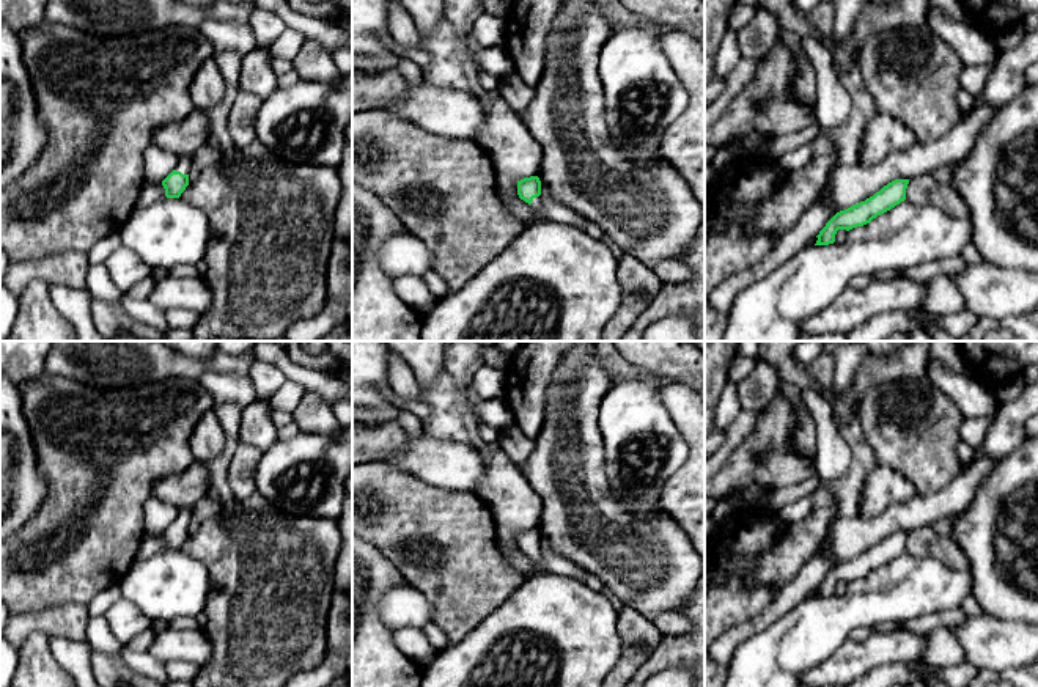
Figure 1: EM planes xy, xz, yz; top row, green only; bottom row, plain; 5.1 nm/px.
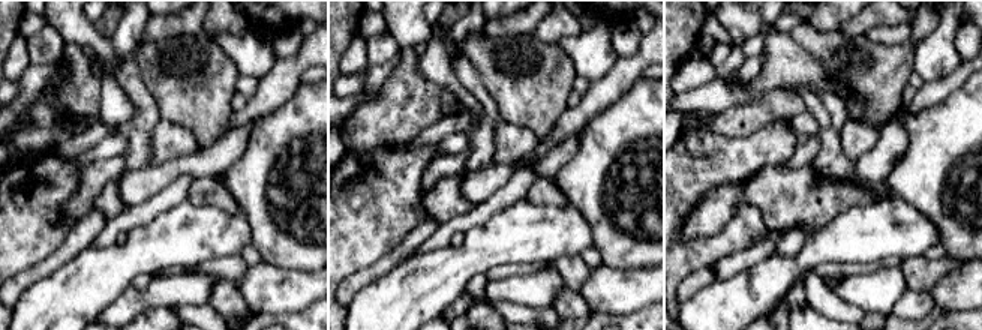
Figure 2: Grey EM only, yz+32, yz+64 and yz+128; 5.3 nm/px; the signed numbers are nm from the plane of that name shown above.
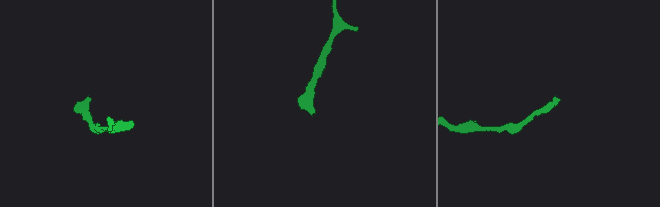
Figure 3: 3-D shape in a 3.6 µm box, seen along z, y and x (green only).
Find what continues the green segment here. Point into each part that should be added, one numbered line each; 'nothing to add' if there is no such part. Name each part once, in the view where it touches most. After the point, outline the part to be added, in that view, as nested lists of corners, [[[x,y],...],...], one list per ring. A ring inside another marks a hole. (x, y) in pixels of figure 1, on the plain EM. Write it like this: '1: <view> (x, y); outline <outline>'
1: xy (184, 516); outline [[[192,508],[179,509],[178,517],[175,519],[176,524],[182,527],[189,527],[192,520]]]

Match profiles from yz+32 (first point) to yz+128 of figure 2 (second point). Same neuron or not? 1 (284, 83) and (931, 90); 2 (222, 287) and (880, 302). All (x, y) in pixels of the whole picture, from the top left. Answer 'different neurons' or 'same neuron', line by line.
1: same neuron
2: different neurons

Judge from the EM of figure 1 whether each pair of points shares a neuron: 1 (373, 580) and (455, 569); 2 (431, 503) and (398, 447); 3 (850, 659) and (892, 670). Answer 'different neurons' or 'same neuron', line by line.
1: different neurons
2: different neurons
3: different neurons

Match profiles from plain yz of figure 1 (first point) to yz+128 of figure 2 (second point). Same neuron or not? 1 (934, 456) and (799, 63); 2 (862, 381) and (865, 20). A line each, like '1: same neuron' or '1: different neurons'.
1: different neurons
2: same neuron

